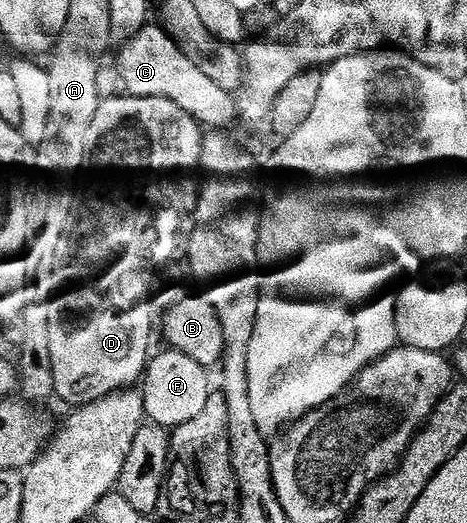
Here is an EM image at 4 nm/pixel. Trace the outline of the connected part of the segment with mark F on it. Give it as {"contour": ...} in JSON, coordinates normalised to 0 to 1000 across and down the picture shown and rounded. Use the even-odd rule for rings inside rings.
{"contour":[[[351,665],[336,685],[332,679],[319,690],[304,725],[315,805],[328,815],[375,818],[398,811],[398,803],[415,803],[415,795],[433,788],[450,751],[445,715],[448,709],[433,696],[407,688],[407,681],[366,665]]]}

